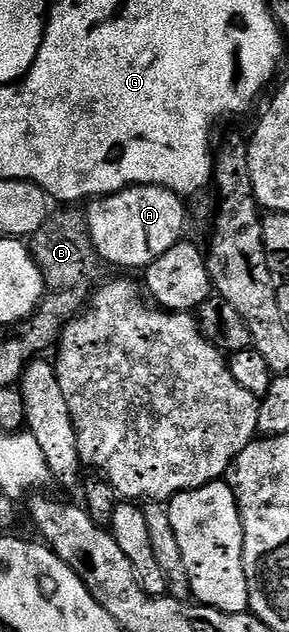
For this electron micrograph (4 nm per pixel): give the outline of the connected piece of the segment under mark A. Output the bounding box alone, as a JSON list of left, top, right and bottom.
[85,187,187,269]

